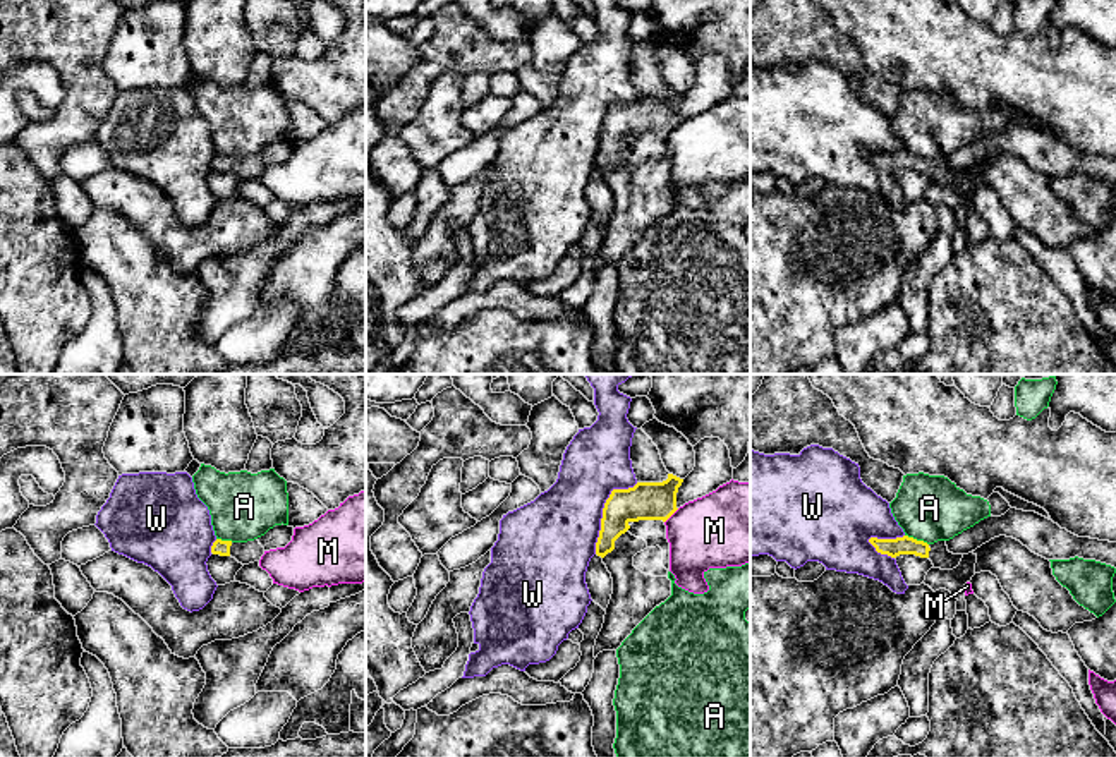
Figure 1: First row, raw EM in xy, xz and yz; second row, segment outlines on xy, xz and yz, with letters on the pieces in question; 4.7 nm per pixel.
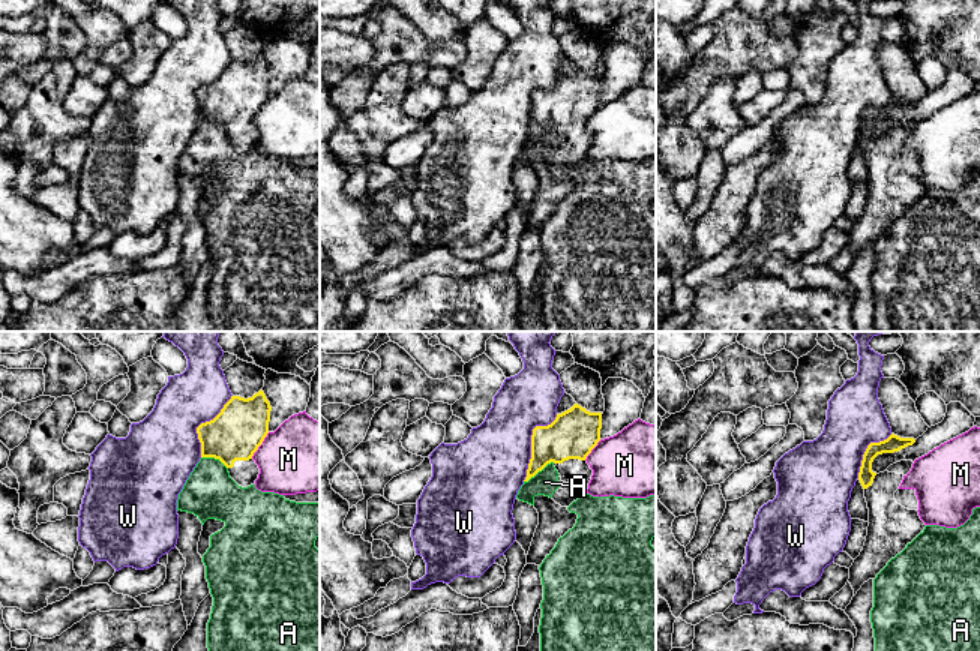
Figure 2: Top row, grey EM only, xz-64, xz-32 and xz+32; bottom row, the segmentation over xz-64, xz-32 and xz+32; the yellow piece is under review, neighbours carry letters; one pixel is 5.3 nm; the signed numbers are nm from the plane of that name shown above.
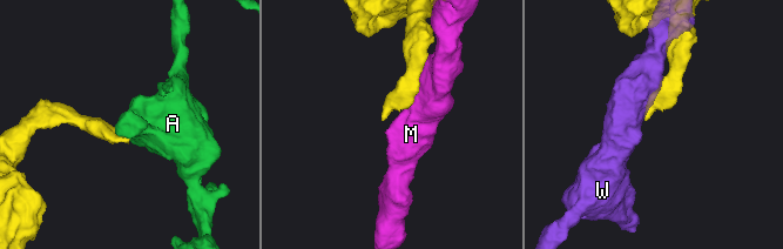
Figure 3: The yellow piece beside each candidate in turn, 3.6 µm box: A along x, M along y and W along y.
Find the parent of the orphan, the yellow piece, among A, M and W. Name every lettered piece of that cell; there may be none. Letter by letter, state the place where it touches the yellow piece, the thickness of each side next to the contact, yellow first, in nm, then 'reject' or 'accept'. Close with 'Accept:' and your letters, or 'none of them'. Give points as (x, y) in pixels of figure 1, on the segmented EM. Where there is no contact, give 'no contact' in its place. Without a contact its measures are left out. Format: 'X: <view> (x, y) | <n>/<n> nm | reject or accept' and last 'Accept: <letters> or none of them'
A: yz (915, 539) | 90/320 nm | reject
M: xz (672, 514) | 180/360 nm | reject
W: xz (603, 510) | 180/380 nm | reject
Accept: none of them

